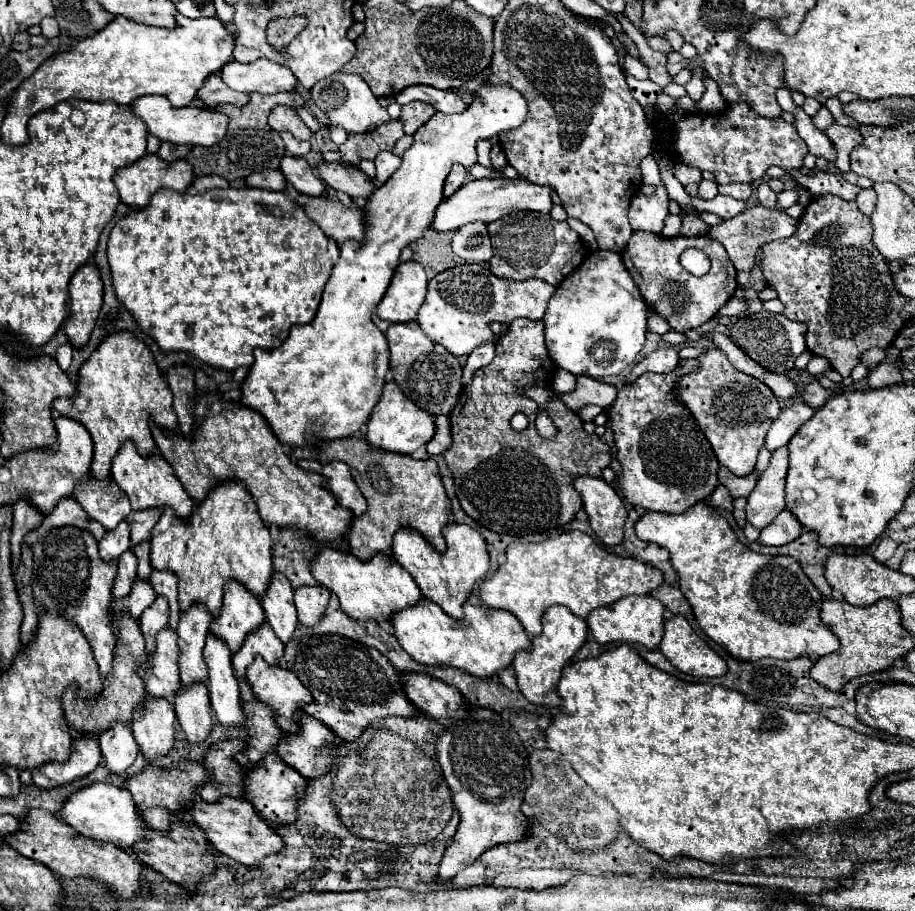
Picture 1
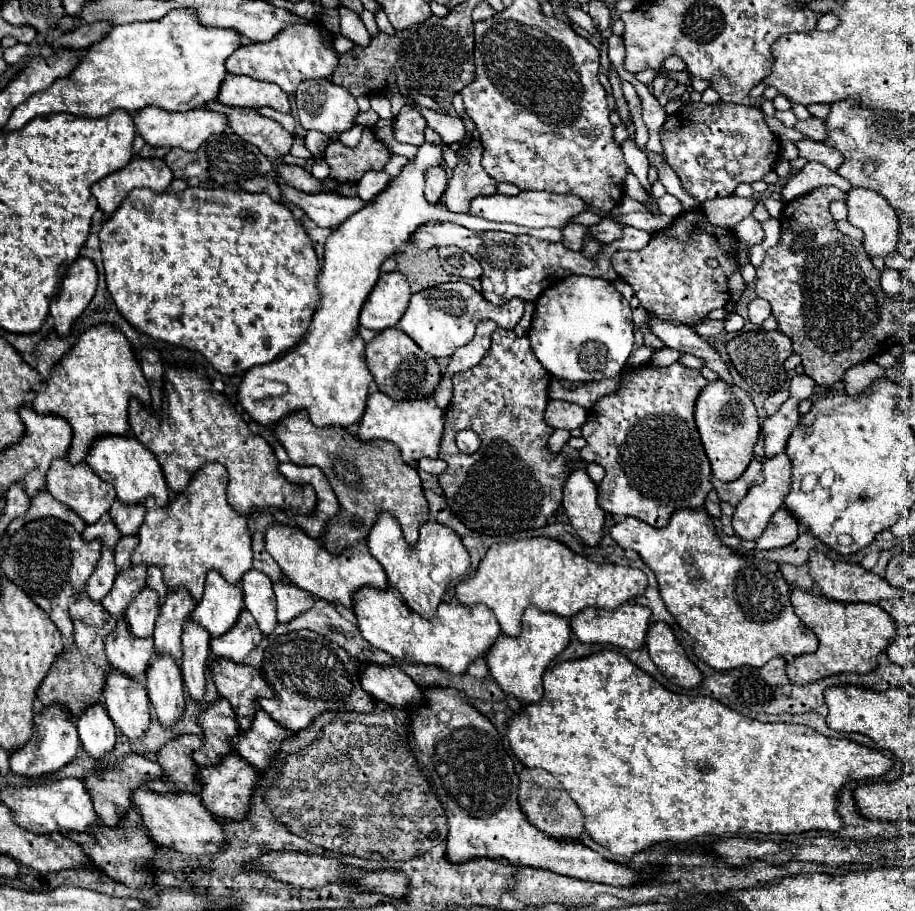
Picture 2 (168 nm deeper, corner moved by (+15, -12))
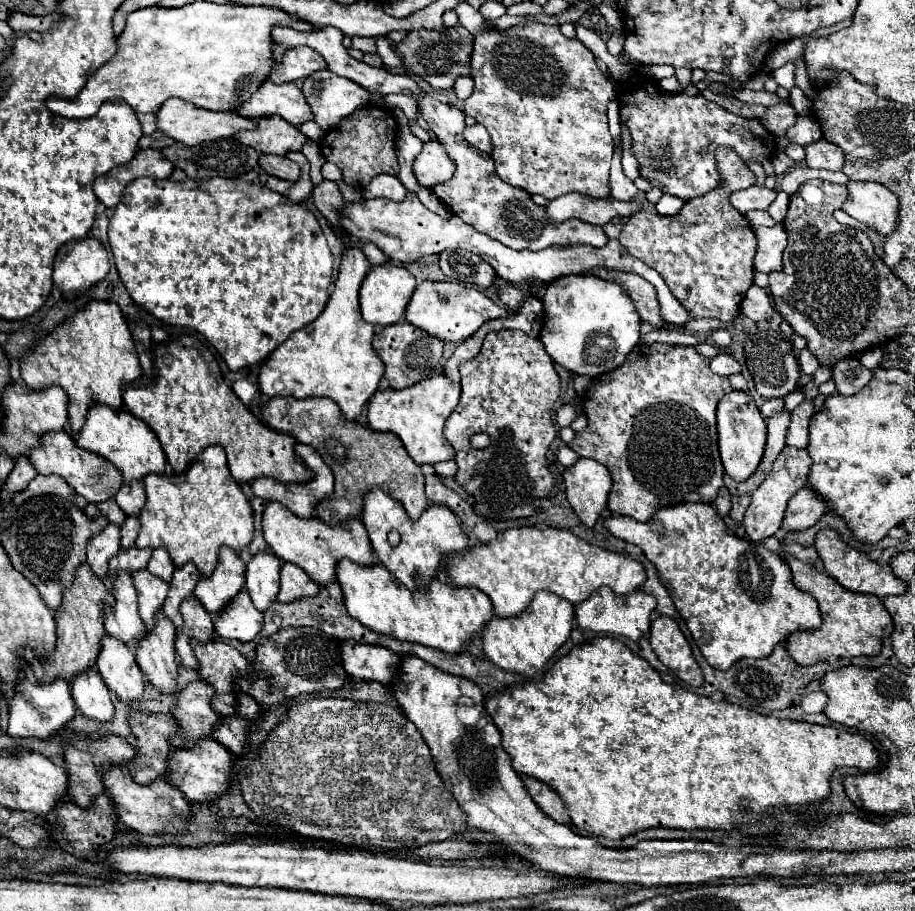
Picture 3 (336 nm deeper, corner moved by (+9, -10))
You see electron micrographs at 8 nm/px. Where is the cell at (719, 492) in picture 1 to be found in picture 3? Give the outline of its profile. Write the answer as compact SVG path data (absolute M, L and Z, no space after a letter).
M725 486L719 488L719 494L717 494L713 504L715 504L719 516L727 516L729 514L729 510L731 510L731 494L729 494L729 490Z

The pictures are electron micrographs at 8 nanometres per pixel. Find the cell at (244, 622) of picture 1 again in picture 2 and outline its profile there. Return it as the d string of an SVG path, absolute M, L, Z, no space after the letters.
M211 570L205 582L201 602L193 610L193 620L209 630L211 636L225 634L243 610L241 586L229 584L217 570Z

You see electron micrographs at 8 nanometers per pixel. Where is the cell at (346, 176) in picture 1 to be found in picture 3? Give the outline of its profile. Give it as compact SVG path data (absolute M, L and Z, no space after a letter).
M261 154L259 164L261 164L261 168L263 168L267 174L277 176L277 178L281 178L281 180L297 182L299 176L301 176L301 168L299 168L295 162L291 162L289 158L285 158L285 156L273 156L273 154L265 154L265 156L263 156L263 154Z

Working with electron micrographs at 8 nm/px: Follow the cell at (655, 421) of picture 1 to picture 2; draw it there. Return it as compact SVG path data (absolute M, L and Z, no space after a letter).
M681 362L667 368L643 364L625 372L619 390L603 396L593 404L593 410L587 410L587 420L581 426L581 436L587 440L587 444L579 450L579 454L583 460L597 462L605 468L605 478L599 482L599 506L605 512L633 516L661 528L667 526L673 510L703 506L713 484L711 464L693 420L693 404L705 384L707 380L699 370L691 370Z

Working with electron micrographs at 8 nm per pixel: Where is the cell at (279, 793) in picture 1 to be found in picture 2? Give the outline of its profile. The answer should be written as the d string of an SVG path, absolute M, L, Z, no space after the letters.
M239 754L227 756L225 764L217 764L217 768L199 768L197 780L201 780L199 798L205 802L205 808L211 808L213 814L229 820L241 820L249 812L249 800L253 794L253 786L257 782L257 770L247 764Z

